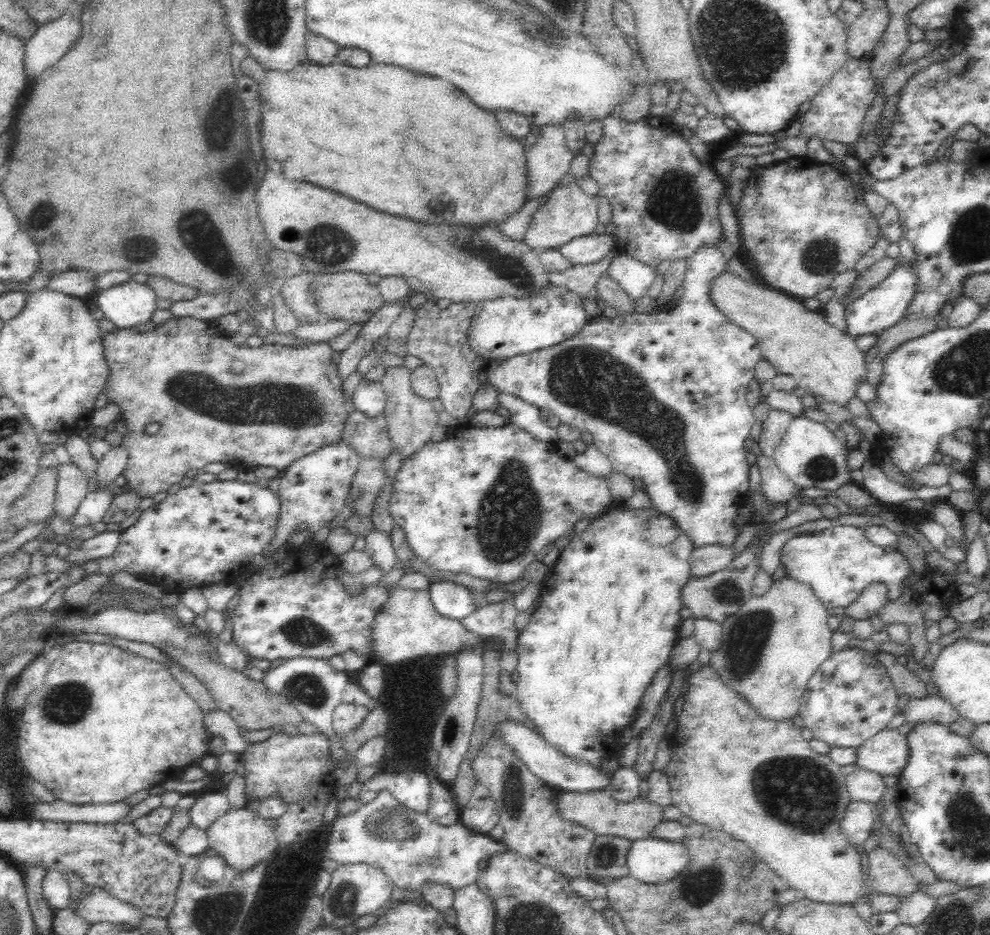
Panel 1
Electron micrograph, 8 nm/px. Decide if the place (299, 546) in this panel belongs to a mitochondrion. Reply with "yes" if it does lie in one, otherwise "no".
no

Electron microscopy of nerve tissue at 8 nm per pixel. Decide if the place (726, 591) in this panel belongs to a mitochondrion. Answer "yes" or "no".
yes

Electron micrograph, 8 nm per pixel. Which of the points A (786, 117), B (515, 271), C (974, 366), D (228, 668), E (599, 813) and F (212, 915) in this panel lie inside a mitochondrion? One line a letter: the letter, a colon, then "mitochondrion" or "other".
A: other
B: mitochondrion
C: mitochondrion
D: other
E: other
F: mitochondrion

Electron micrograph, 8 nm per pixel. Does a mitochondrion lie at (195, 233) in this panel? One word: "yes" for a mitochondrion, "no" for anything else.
yes

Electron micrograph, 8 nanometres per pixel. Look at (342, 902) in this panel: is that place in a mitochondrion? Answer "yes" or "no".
yes

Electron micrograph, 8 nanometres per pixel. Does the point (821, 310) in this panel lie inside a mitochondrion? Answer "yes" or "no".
no

